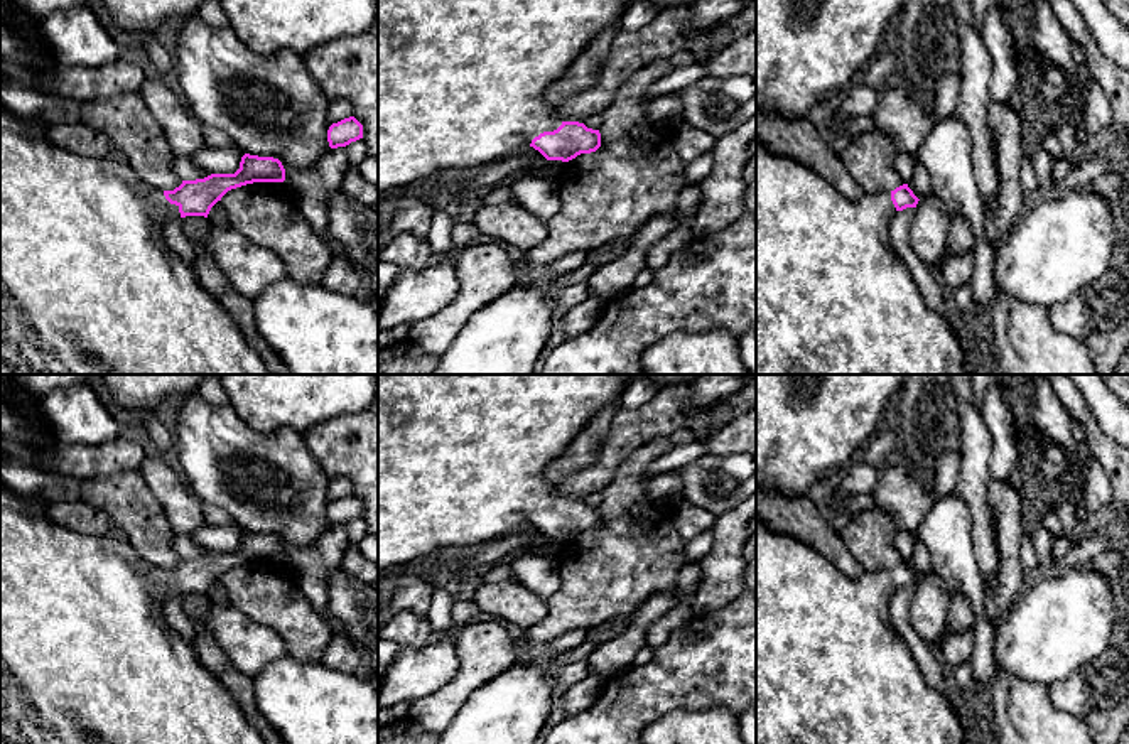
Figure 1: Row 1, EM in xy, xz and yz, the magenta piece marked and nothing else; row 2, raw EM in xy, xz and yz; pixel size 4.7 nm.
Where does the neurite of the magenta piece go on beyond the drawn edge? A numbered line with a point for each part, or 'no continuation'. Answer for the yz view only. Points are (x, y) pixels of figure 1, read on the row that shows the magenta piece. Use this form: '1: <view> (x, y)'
1: yz (832, 297)

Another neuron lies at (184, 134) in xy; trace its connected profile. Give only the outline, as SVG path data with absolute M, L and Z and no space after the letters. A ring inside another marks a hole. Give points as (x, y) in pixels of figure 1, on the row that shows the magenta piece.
M157 74L147 76L140 96L159 121L176 157L192 157L208 148L203 123L196 120L181 98Z

